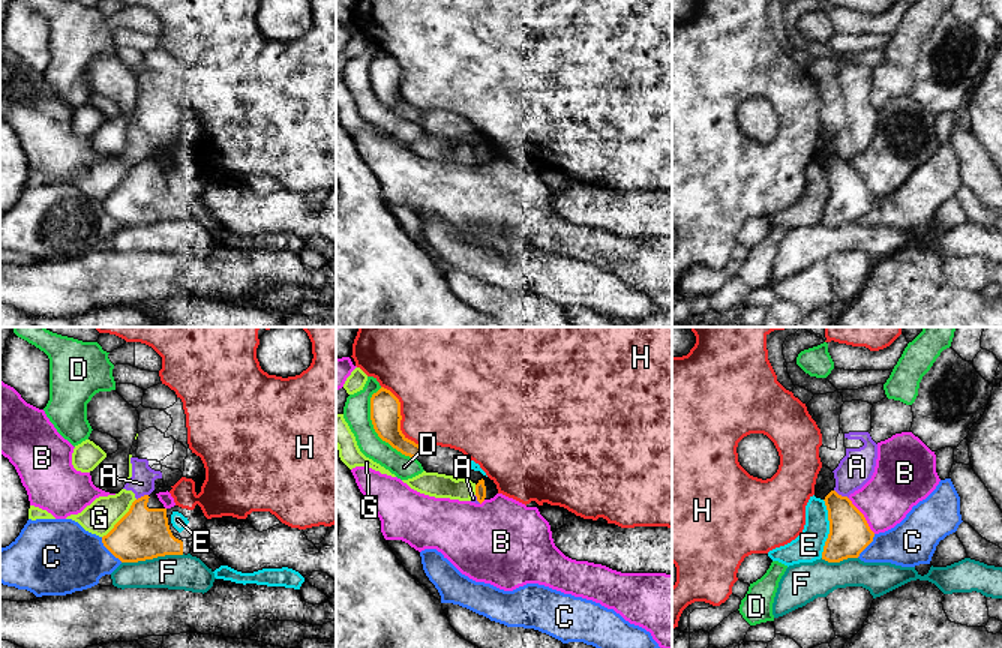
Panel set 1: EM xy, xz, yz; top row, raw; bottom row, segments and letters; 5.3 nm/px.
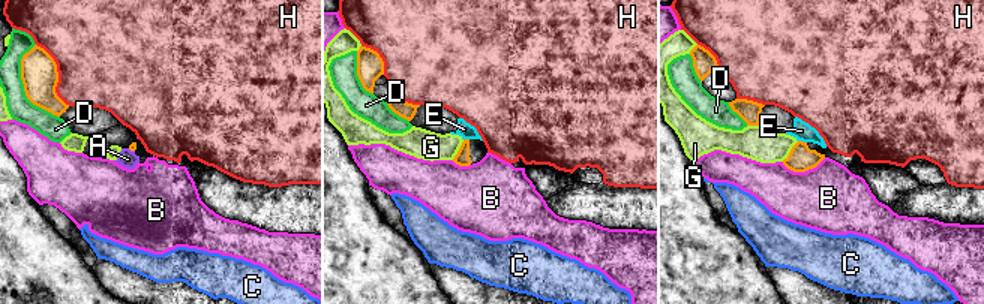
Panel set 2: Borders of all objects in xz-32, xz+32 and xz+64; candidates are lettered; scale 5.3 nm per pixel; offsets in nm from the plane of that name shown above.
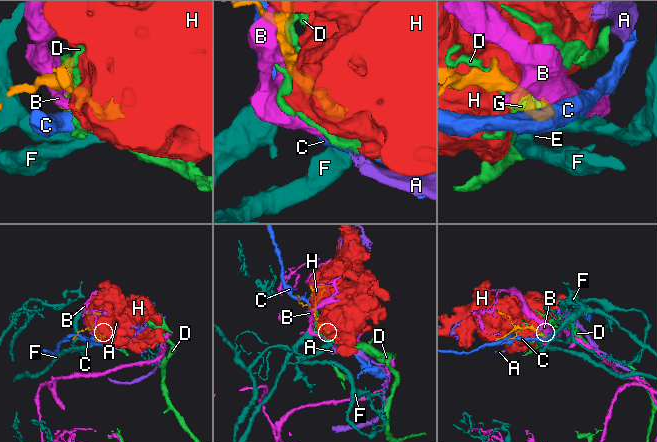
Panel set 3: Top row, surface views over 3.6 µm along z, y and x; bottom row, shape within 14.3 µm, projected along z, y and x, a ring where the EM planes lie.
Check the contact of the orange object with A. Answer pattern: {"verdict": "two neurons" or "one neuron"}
{"verdict": "two neurons"}

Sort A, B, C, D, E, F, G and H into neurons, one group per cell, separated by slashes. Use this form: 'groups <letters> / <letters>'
groups A G / B / C / D / E / F / H

